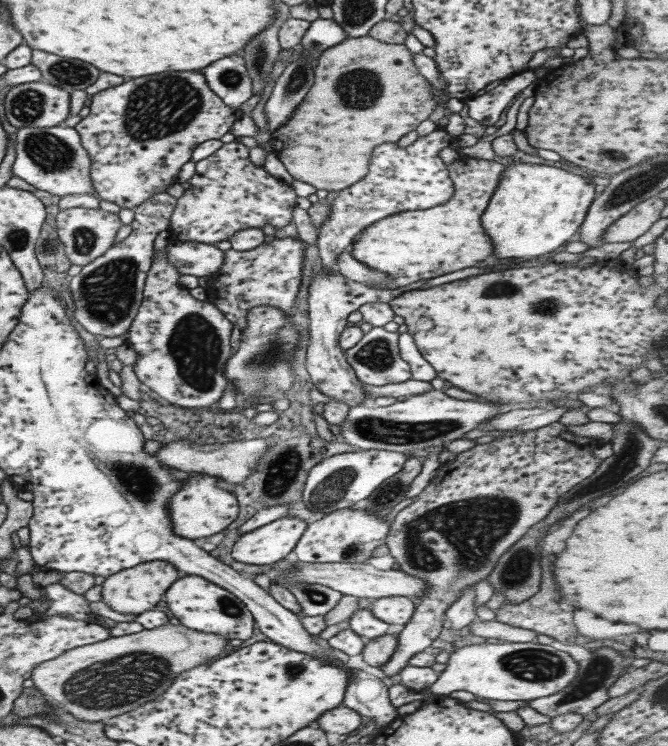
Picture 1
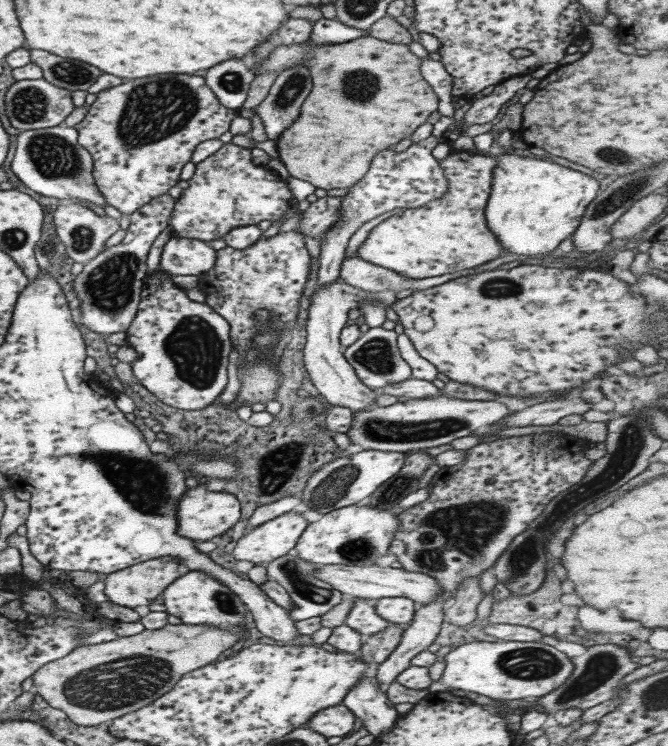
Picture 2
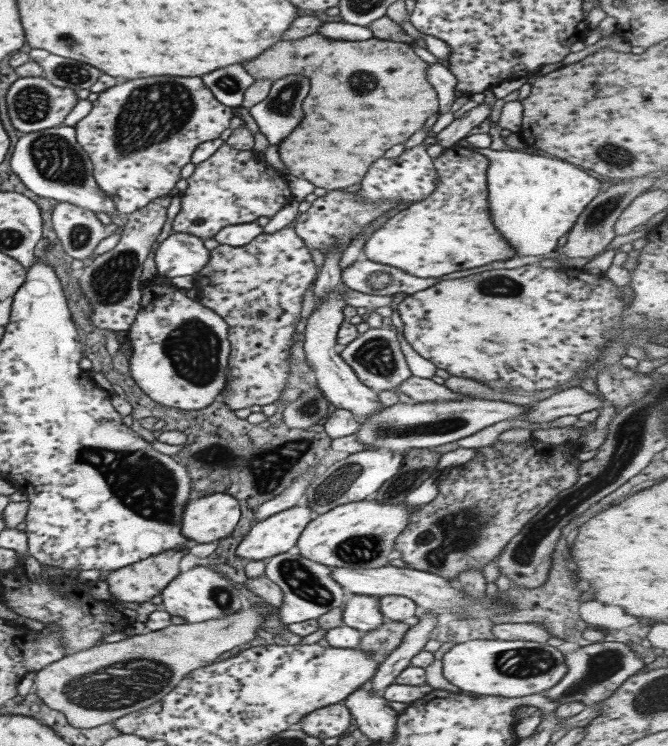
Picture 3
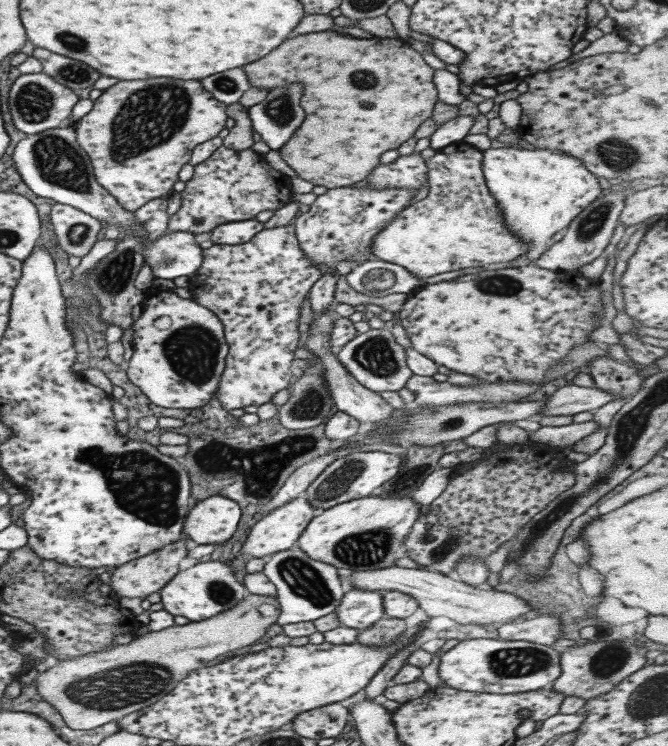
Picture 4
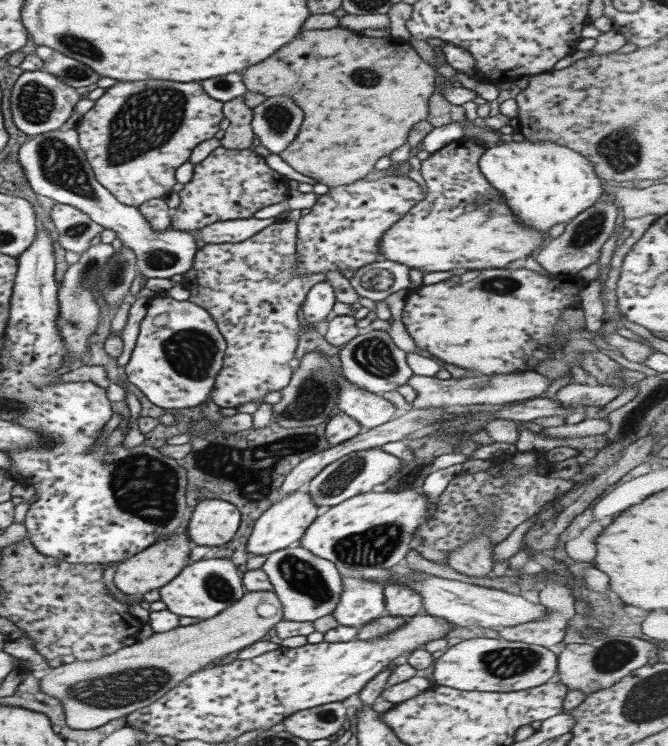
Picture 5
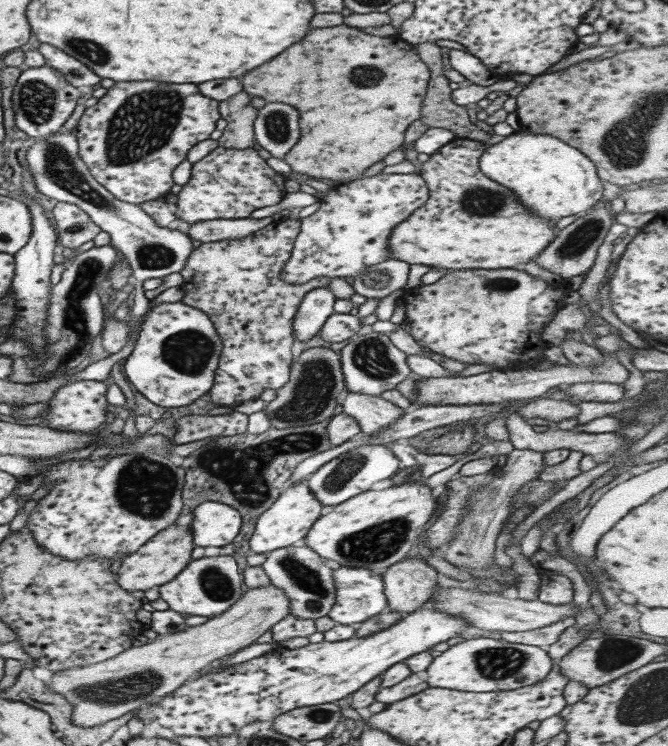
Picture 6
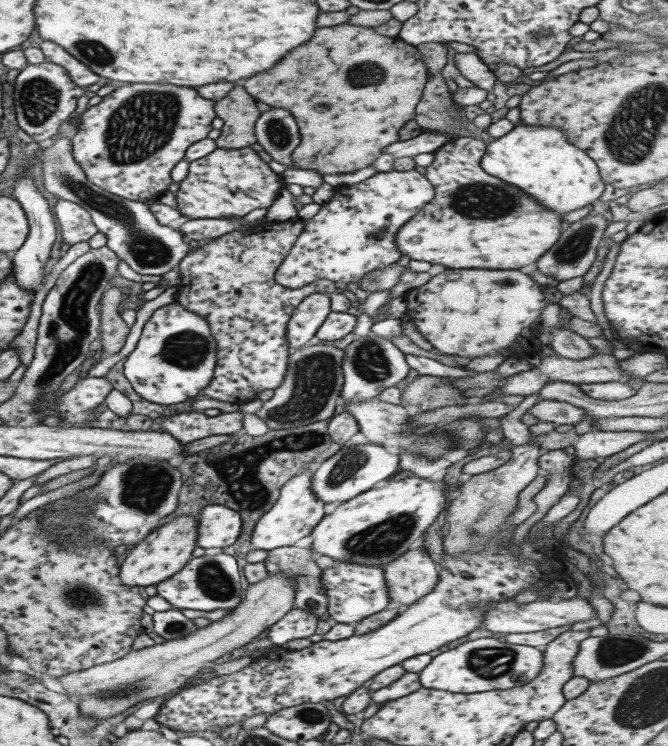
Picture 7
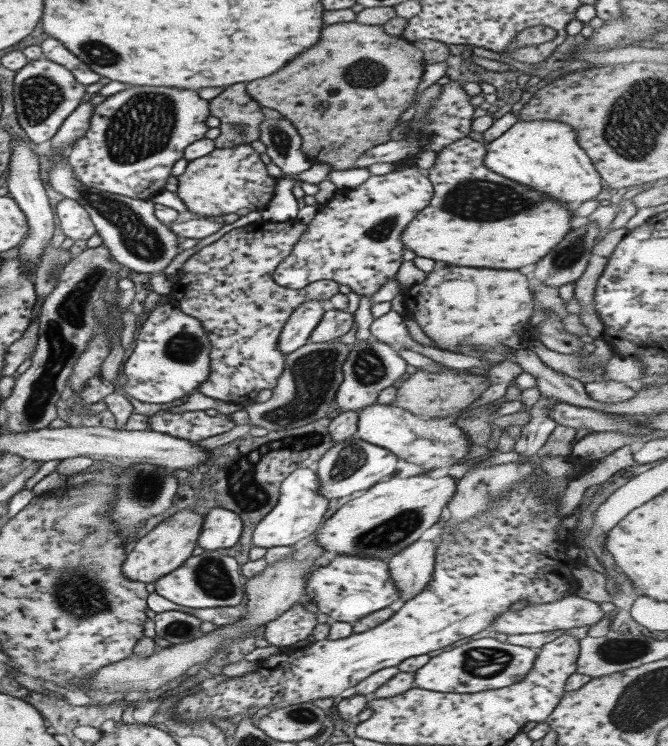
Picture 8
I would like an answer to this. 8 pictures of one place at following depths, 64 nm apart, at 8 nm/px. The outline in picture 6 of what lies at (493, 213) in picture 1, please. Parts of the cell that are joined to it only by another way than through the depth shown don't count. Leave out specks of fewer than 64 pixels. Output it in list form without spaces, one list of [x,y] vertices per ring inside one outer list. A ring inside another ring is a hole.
[[[520,129],[497,138],[485,147],[478,167],[487,178],[509,188],[530,213],[549,222],[588,211],[604,192],[593,162],[550,134],[531,134]]]

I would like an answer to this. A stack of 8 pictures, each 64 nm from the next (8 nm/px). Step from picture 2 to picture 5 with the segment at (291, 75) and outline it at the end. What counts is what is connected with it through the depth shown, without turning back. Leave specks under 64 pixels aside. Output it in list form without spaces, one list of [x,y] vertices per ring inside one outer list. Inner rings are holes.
[[[285,95],[267,97],[251,110],[250,125],[259,144],[271,154],[283,152],[298,133],[302,110]]]

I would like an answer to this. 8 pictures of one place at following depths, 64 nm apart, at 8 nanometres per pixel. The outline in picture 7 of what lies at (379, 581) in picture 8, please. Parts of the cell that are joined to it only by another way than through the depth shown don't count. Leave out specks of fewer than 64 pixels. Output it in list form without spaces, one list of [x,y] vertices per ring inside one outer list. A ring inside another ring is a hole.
[[[337,561],[335,566],[323,569],[320,575],[321,588],[327,601],[326,612],[334,623],[356,623],[392,605],[381,566]]]

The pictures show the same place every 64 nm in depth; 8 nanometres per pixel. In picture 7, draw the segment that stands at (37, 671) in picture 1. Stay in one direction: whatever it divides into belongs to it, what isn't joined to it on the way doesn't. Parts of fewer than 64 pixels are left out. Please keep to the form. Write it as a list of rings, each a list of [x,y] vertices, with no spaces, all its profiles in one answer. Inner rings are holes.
[[[271,573],[266,575],[265,580],[244,586],[240,603],[231,608],[230,613],[221,620],[213,620],[206,627],[196,627],[191,634],[183,638],[165,640],[163,643],[155,643],[137,651],[130,650],[117,660],[96,664],[56,679],[67,691],[68,697],[75,696],[79,700],[80,713],[90,719],[112,717],[141,700],[163,696],[171,690],[176,690],[200,668],[210,665],[212,660],[222,654],[249,642],[292,609],[295,592],[293,582],[287,578],[275,578]]]

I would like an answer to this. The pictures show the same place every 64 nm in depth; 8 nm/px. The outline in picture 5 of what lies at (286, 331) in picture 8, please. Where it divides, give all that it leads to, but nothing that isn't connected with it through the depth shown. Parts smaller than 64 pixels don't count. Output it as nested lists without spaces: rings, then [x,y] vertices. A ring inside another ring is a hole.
[[[324,280],[313,285],[305,295],[301,316],[303,322],[311,326],[330,317],[332,307],[336,304],[333,297],[333,288]]]

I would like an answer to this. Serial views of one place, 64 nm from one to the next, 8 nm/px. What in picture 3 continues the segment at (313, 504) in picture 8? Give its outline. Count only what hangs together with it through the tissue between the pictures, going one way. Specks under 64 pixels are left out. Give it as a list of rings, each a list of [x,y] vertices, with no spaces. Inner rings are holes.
[[[293,505],[255,522],[236,546],[235,554],[242,559],[265,561],[287,552],[296,546],[300,532],[311,520],[309,512],[307,506]]]

